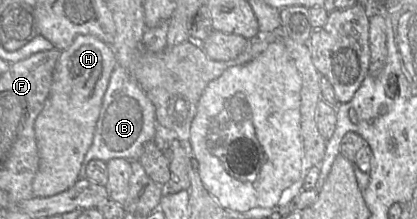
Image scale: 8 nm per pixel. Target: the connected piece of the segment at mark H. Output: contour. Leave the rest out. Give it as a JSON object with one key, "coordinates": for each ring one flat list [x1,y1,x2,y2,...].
{"coordinates":[[77,35,72,44,60,52,48,97,34,123,39,153,39,167,32,181,34,197,56,195,78,180,84,156,93,141,105,91,116,66,113,48,93,35]]}

